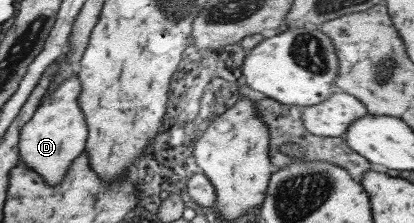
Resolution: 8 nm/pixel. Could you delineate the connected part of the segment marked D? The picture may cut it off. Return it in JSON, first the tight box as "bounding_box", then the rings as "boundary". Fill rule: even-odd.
{"bounding_box":[19,76,87,186],"boundary":[[[70,76],[60,83],[38,104],[30,119],[22,125],[19,133],[19,159],[23,165],[34,170],[43,182],[49,186],[56,185],[61,182],[62,176],[66,173],[66,168],[70,162],[83,150],[85,140],[87,139],[86,121],[84,114],[78,105],[77,99],[80,93],[81,85],[79,79]]]}

